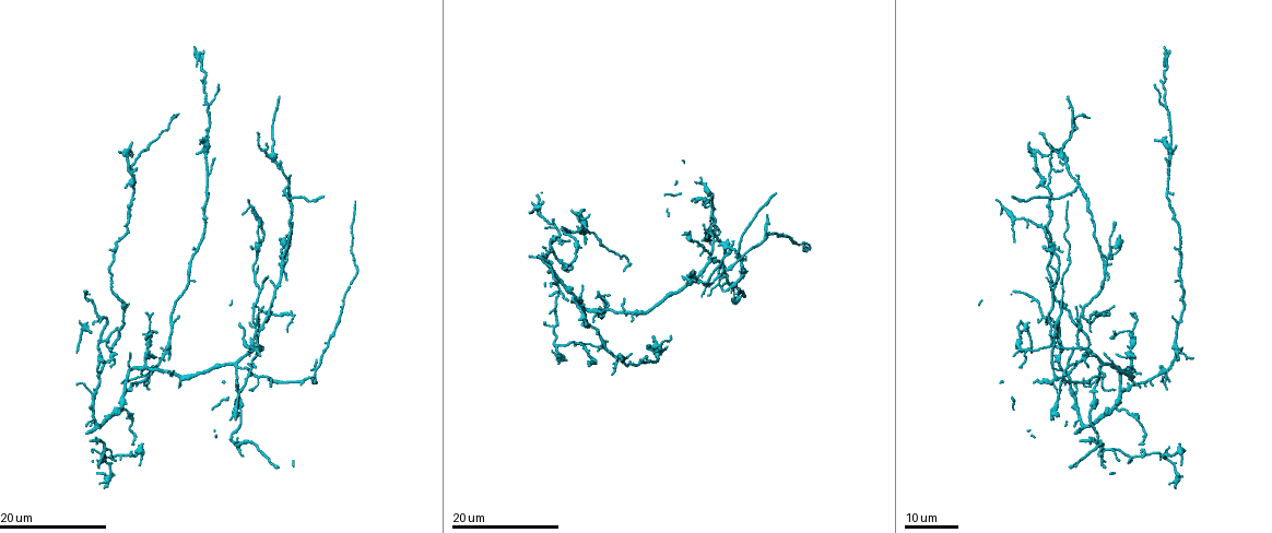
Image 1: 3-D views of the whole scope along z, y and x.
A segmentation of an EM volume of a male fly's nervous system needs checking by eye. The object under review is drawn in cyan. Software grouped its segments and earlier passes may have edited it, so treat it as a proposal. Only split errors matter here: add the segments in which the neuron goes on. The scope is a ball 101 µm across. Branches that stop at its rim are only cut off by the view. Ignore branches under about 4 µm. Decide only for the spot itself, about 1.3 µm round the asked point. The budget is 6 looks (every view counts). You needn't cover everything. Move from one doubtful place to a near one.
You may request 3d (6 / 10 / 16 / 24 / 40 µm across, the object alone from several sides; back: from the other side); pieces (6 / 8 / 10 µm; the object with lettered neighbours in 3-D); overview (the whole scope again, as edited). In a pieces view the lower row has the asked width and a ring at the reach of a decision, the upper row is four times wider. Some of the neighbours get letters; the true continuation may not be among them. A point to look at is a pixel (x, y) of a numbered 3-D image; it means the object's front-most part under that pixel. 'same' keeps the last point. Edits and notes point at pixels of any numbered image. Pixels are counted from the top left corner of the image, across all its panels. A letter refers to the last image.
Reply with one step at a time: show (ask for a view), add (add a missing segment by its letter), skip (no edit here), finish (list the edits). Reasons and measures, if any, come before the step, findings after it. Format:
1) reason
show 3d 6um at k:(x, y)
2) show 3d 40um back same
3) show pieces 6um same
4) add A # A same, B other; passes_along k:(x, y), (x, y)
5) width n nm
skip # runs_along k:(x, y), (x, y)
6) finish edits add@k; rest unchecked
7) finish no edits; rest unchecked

branch stops here
show 3d 16um at 1:(655, 335)

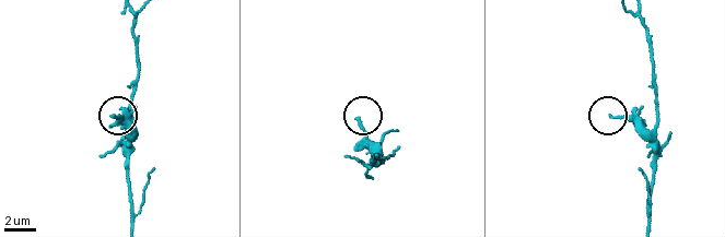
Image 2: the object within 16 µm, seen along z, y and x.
show pieces 6um at 2:(611, 117)

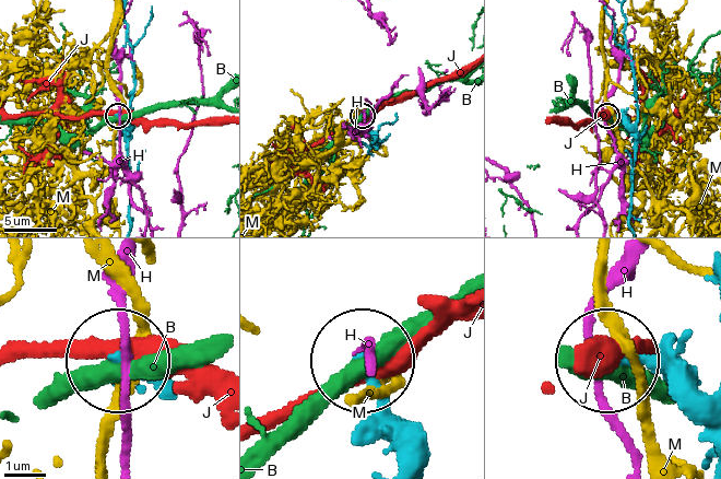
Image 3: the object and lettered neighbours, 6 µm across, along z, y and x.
width 170 nm
skip # B other, H other, J other, M other; runs_along 3:(129, 218), (129, 132), (119, 116); none of them fits

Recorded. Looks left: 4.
tapers out
show 3d 16um at 1:(143, 336)

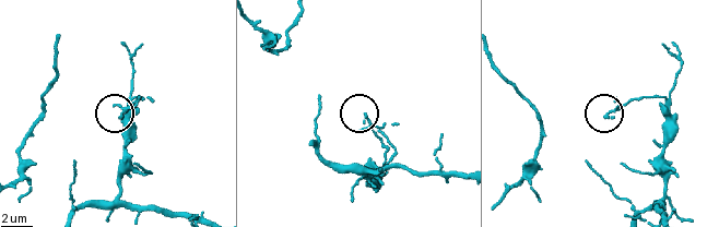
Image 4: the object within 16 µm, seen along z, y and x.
zoom in
show 3d 6um at 4:(121, 116)

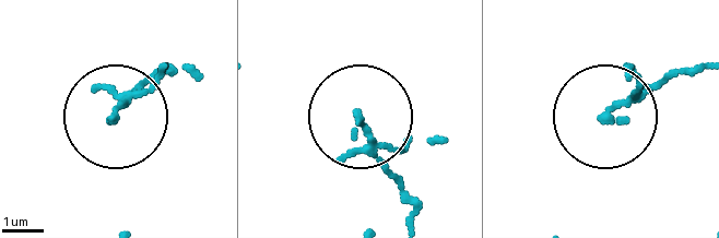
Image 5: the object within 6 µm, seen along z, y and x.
what lies round it
show pieces 8um at 5:(115, 118)

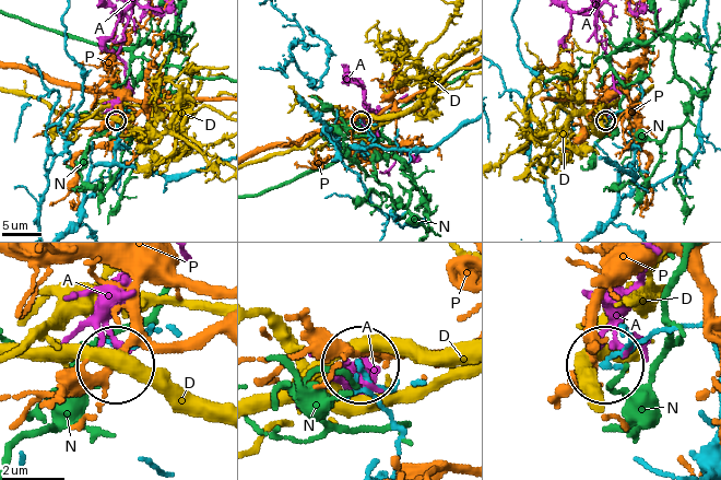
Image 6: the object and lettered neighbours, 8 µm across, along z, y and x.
skip # A other, D other, N other, P other; no lettered segment goes on from it

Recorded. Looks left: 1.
finish no edits; rest unchecked

